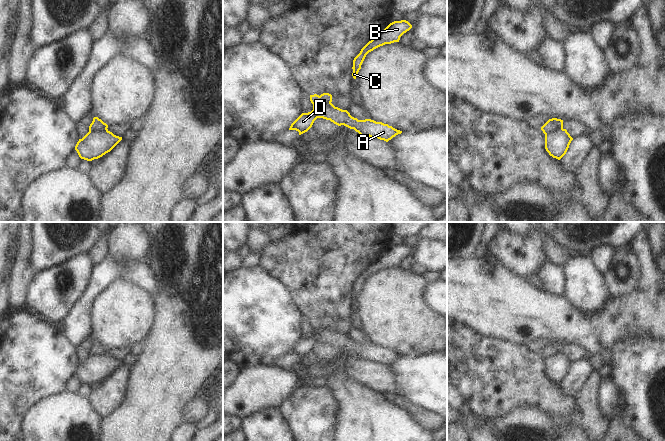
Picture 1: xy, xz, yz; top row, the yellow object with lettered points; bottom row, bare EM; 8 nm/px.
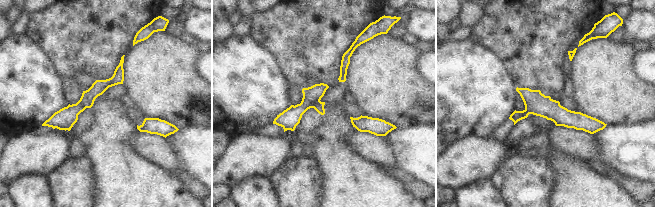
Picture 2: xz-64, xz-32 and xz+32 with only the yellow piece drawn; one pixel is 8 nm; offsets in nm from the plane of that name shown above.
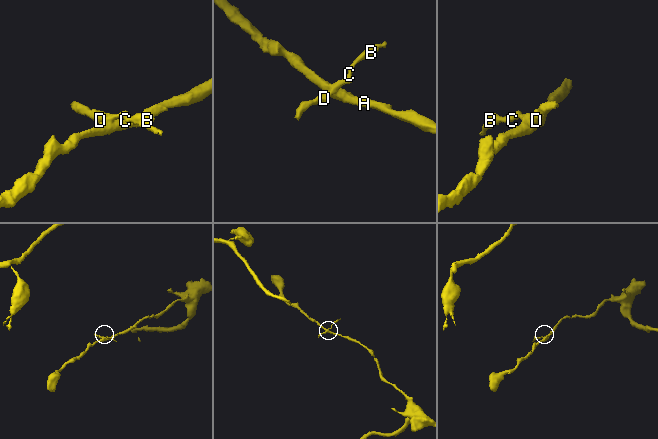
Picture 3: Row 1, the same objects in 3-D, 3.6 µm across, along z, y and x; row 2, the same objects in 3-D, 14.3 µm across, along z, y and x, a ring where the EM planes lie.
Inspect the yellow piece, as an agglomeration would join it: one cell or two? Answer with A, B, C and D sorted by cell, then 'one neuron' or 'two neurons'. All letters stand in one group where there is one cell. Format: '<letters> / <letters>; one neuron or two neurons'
A / B C D; two neurons

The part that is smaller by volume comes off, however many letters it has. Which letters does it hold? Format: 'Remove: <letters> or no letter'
Remove: B, C, D

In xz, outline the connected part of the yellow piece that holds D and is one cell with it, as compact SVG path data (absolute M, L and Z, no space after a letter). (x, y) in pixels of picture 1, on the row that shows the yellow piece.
M313 108L311 112L302 113L290 126L289 130L296 130L299 135L307 132L317 119L316 109Z

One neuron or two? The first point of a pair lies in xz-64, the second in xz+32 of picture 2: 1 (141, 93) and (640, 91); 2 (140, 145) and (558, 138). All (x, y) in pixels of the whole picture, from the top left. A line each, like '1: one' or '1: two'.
1: one
2: one

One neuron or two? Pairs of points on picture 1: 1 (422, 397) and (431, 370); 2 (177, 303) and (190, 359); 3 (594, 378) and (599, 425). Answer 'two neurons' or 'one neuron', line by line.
1: one neuron
2: one neuron
3: one neuron

